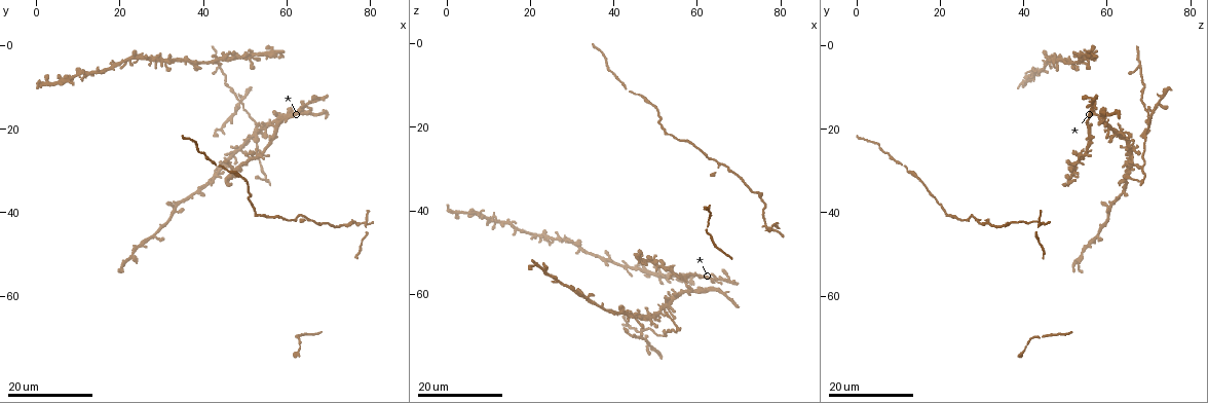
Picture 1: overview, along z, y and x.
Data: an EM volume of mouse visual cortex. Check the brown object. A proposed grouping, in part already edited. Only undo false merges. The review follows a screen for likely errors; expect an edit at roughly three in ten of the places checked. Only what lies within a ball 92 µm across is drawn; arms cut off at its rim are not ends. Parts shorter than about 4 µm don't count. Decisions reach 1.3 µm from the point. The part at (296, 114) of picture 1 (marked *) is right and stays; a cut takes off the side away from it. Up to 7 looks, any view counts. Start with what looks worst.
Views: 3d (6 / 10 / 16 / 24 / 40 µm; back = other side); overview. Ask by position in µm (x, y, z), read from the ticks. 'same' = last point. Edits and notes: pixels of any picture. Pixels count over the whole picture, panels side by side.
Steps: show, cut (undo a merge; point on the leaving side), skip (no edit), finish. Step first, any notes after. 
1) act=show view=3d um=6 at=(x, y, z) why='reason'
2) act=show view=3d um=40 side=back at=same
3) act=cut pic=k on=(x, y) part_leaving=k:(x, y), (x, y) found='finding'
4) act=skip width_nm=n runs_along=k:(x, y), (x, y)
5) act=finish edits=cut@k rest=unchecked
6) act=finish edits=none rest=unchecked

act=show view=3d um=24 at=(53.5, 26.0, 53.5) why='four arms meet'

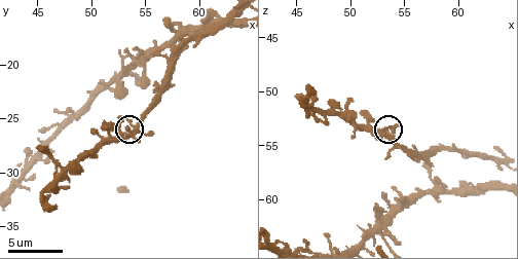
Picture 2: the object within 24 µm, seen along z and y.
act=show view=3d um=10 at=(53.2, 26.2, 53.6) why='zoom in'

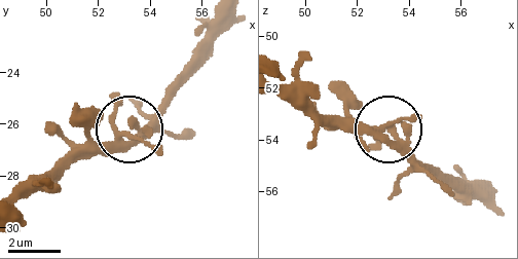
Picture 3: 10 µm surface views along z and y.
act=skip width_nm=270 found='continuous, no second neuron'

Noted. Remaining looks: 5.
act=show view=3d um=10 at=(47.2, 30.0, 52.0) why='thin arm on a thick one'

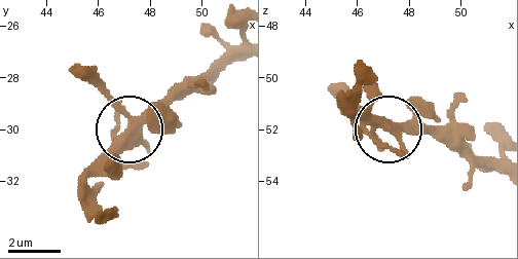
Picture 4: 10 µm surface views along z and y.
act=skip runs_along=4:(236, 51), (170, 91), (132, 126), (79, 74) found='continuous, no second neuron'

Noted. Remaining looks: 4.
act=show view=3d um=24 at=(47.5, 16.0, 71.0) why='three arms meet'

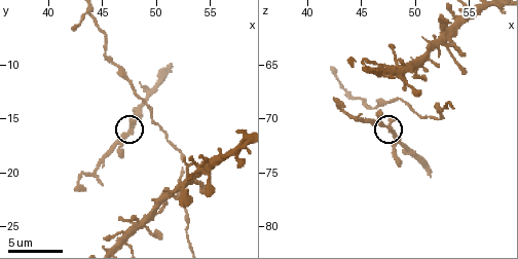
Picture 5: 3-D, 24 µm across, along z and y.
act=show view=3d um=6 at=(47.6, 16.2, 71.0)

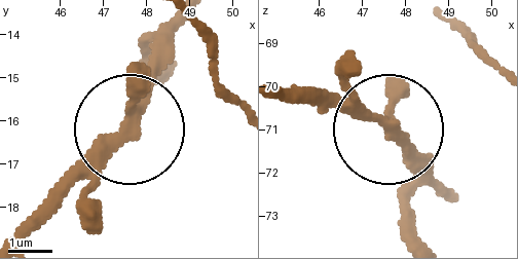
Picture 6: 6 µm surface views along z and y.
act=skip side_arm_um=8 found='all the same neuron'

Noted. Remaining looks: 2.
act=finish edits=none rest=unchecked

